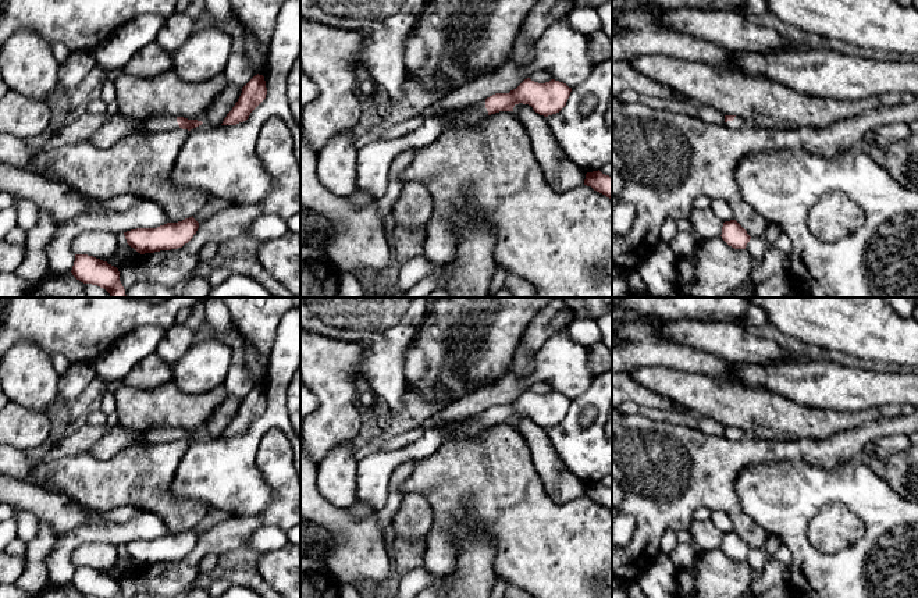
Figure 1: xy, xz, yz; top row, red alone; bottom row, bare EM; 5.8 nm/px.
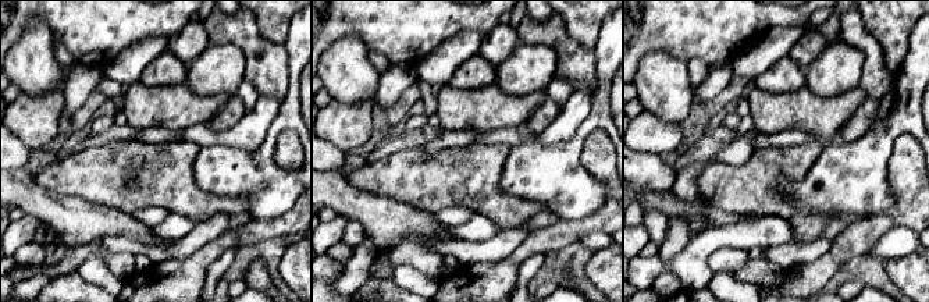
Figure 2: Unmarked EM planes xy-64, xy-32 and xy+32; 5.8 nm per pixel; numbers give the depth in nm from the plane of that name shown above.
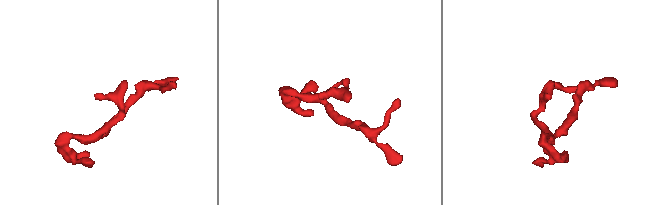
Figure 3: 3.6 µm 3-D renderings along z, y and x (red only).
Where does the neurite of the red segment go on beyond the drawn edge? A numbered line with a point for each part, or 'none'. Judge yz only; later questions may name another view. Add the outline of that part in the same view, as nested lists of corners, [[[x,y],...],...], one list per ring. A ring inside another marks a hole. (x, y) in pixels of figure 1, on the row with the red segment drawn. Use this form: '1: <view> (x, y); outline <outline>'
1: yz (737, 123); outline [[[734,117],[733,121],[725,122],[725,125],[730,129],[740,129],[747,125],[747,122],[741,117]]]

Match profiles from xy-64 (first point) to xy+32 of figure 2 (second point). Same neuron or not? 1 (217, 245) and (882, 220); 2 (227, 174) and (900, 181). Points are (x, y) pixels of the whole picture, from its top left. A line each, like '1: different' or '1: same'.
1: same
2: different

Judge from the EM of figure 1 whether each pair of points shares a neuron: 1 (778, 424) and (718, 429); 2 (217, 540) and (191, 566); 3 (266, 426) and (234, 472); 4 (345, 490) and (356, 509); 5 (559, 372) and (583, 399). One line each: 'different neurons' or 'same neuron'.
1: different neurons
2: same neuron
3: same neuron
4: different neurons
5: different neurons

